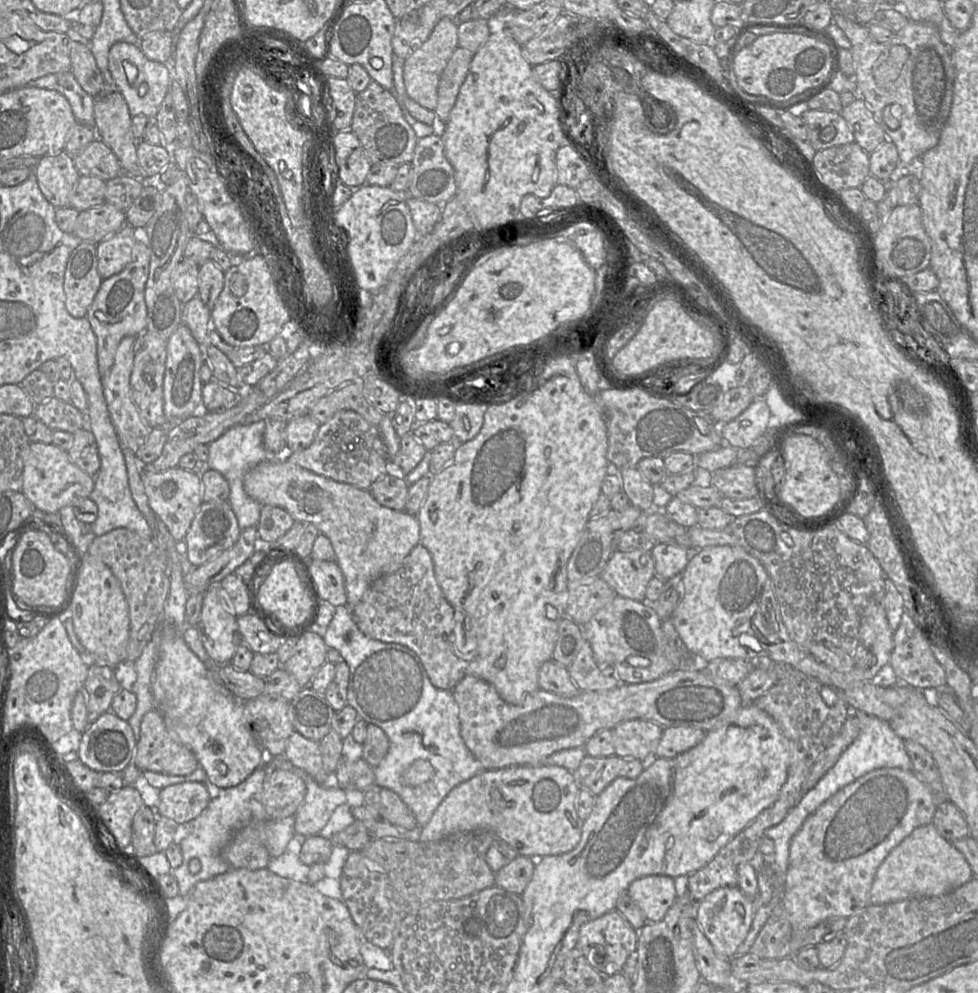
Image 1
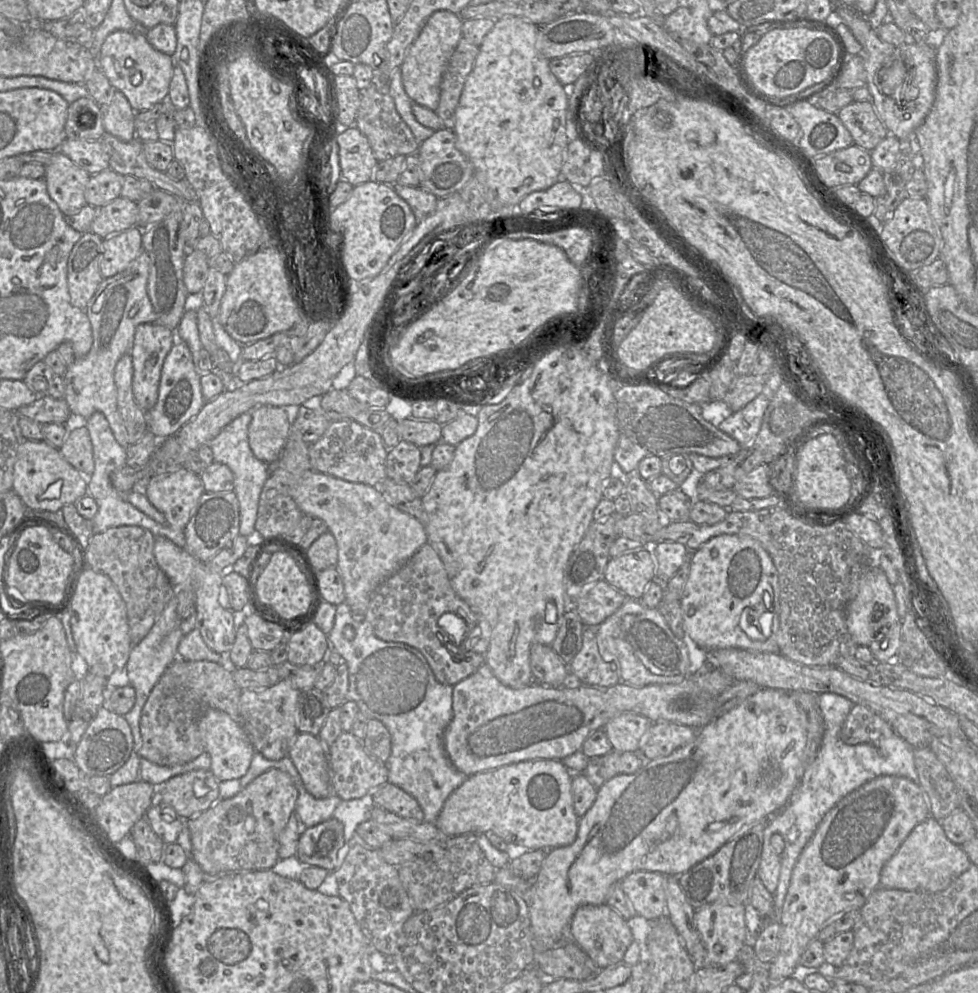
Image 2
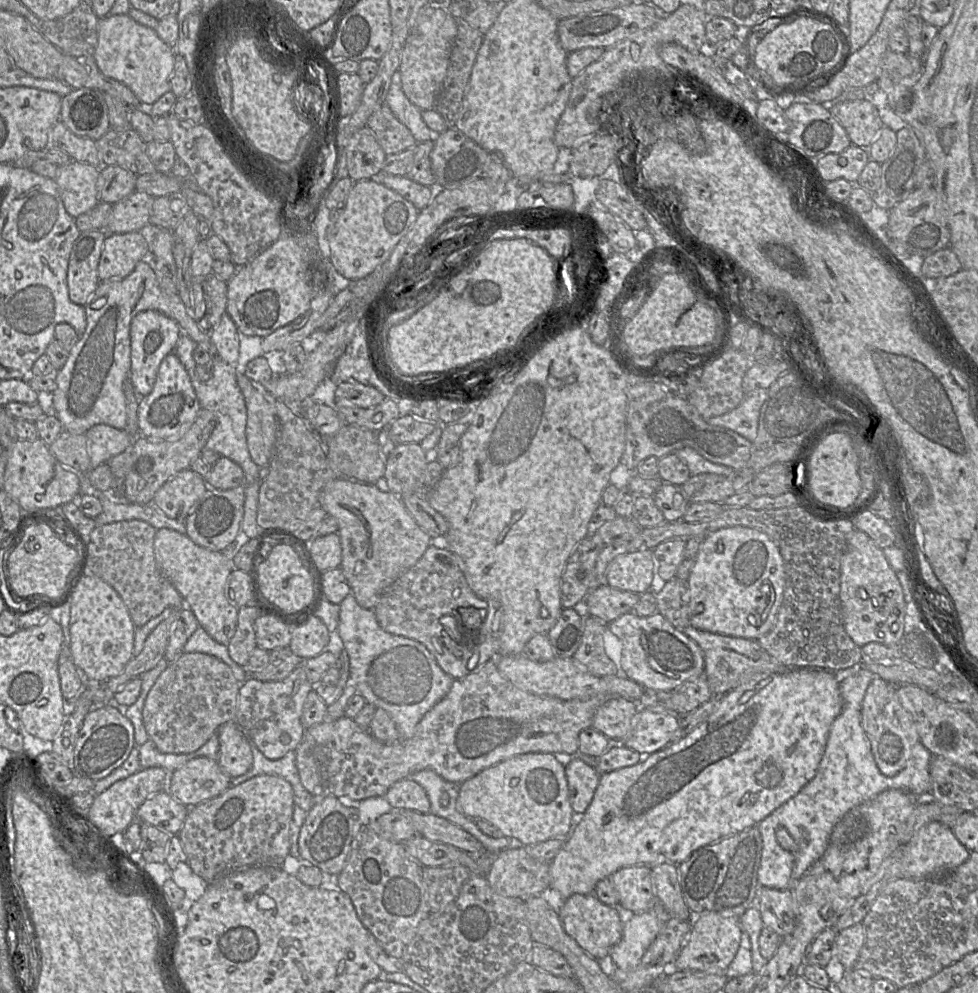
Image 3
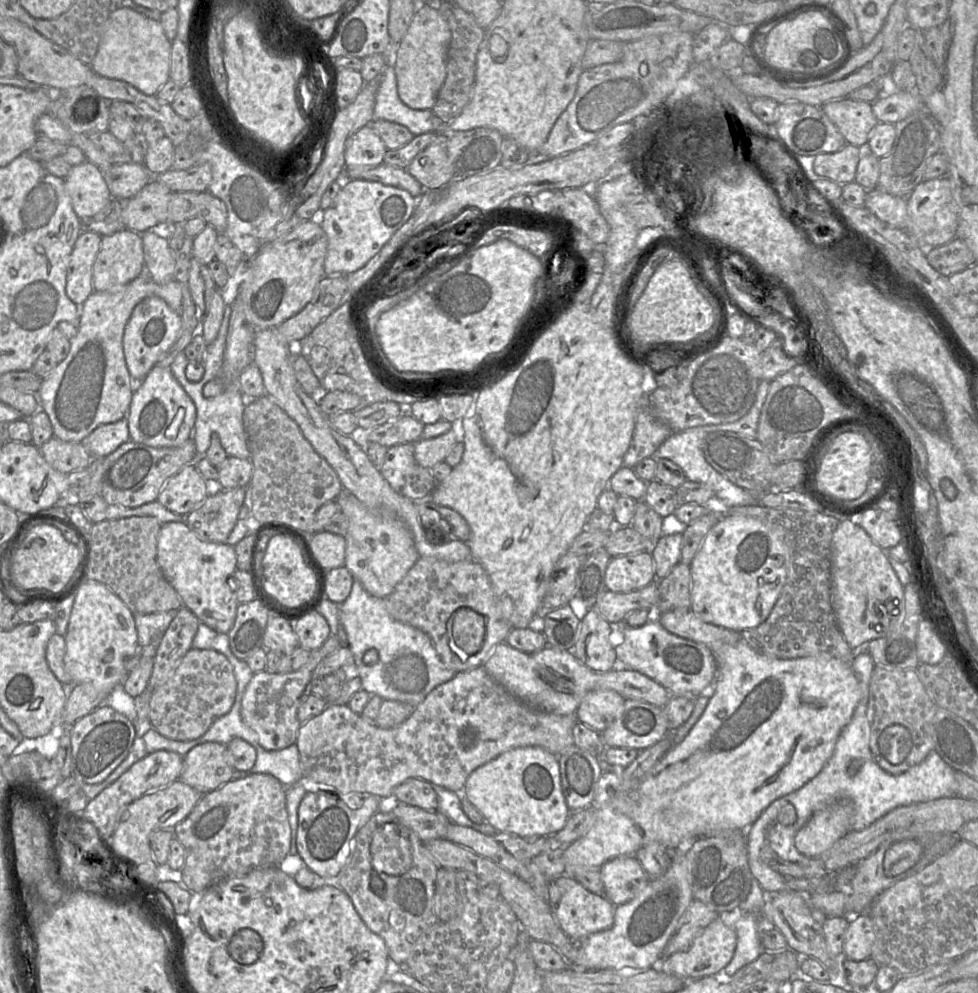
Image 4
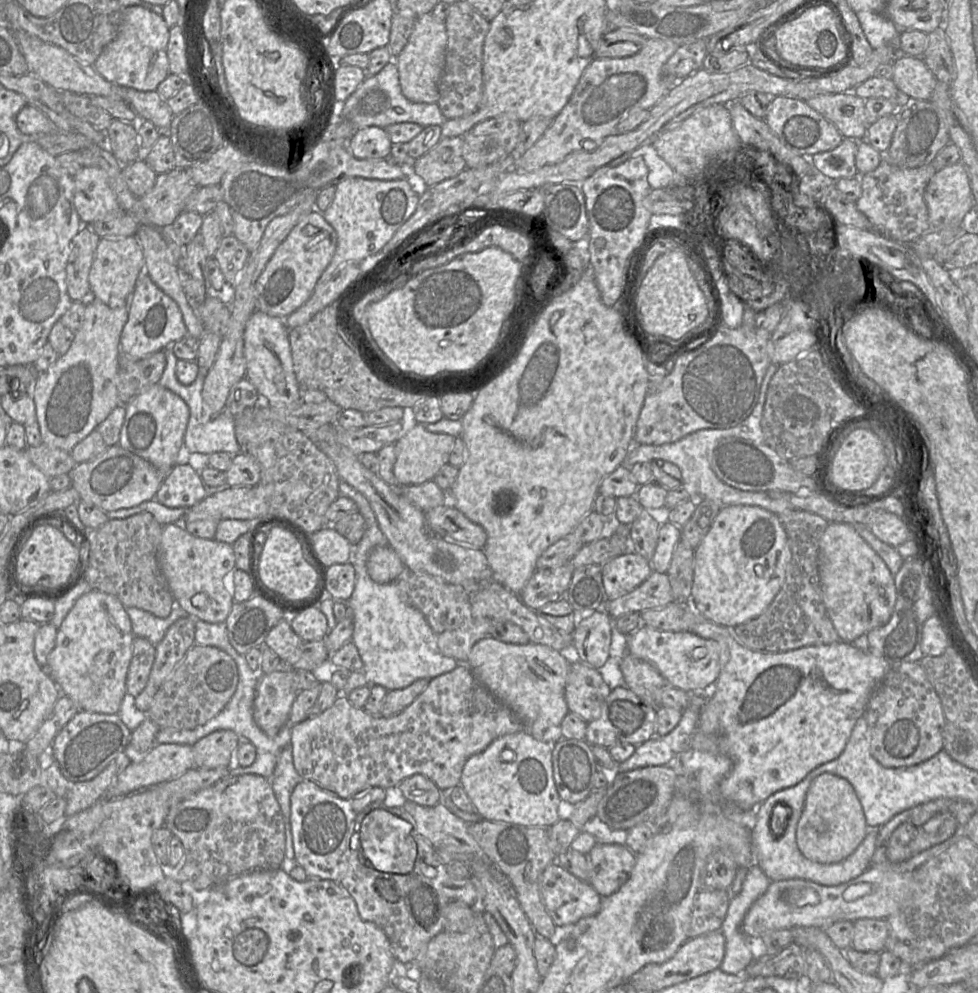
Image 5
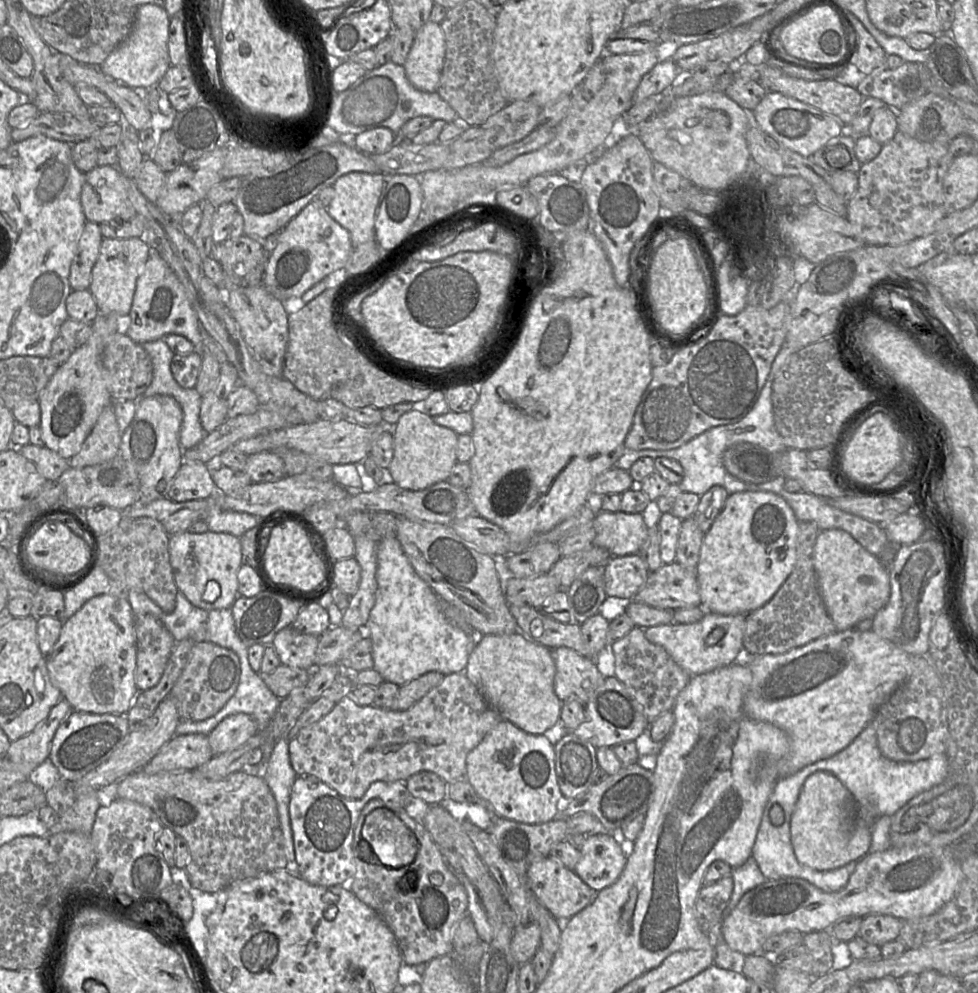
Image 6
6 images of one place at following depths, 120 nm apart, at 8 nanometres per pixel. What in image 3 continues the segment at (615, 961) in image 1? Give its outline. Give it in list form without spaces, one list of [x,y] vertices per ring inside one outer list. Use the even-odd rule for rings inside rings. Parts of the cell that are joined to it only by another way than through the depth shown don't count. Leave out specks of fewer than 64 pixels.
[[[574,894],[563,901],[558,915],[566,933],[571,936],[590,956],[603,960],[611,949],[620,942],[623,926],[618,906],[603,904],[594,894]]]

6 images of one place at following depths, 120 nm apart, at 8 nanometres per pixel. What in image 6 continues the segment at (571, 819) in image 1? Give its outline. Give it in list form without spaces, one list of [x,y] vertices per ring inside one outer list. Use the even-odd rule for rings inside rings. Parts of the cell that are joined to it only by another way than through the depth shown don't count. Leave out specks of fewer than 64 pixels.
[[[502,719],[471,750],[466,757],[465,779],[476,795],[486,800],[497,818],[526,824],[542,824],[558,816],[558,801],[562,797],[555,774],[554,746],[543,734],[524,732],[512,722]]]

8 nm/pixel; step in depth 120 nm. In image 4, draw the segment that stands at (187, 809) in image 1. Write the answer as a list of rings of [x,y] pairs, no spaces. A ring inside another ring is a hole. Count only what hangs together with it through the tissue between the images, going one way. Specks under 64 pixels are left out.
[[[205,742],[190,749],[183,757],[179,779],[206,794],[232,780],[234,770],[227,745]]]

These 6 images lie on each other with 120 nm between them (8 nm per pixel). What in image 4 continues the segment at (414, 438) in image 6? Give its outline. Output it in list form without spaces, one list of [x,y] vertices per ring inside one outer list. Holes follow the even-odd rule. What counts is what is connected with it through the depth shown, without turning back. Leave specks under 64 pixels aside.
[[[453,424],[453,428],[440,436],[420,439],[414,443],[414,458],[419,465],[431,469],[437,463],[445,461],[451,448],[459,441],[461,433],[457,424]]]

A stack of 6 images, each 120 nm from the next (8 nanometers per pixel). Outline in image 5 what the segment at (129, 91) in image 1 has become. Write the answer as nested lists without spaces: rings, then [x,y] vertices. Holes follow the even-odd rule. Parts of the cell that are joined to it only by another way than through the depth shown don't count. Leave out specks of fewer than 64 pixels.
[[[141,6],[122,8],[122,22],[117,36],[107,44],[94,63],[106,80],[138,91],[154,91],[170,74],[167,55],[170,28],[162,15]]]

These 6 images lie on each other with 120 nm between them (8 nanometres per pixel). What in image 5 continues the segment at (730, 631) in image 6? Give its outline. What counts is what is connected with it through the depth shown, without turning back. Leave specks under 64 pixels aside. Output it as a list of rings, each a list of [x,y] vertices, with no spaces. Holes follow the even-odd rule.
[[[641,625],[627,638],[627,652],[651,663],[667,682],[688,693],[705,693],[714,686],[721,671],[721,646],[693,631],[662,631]]]

